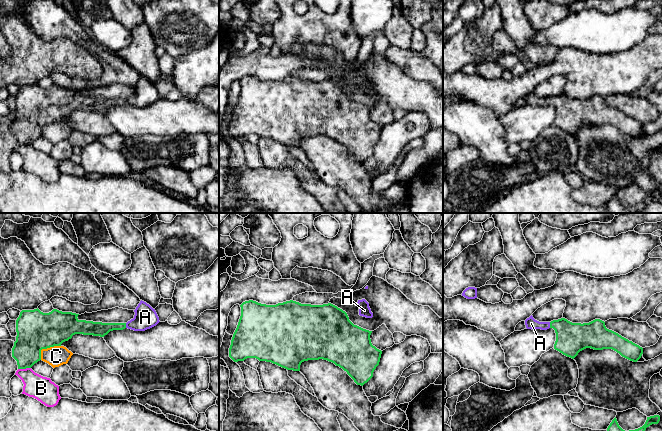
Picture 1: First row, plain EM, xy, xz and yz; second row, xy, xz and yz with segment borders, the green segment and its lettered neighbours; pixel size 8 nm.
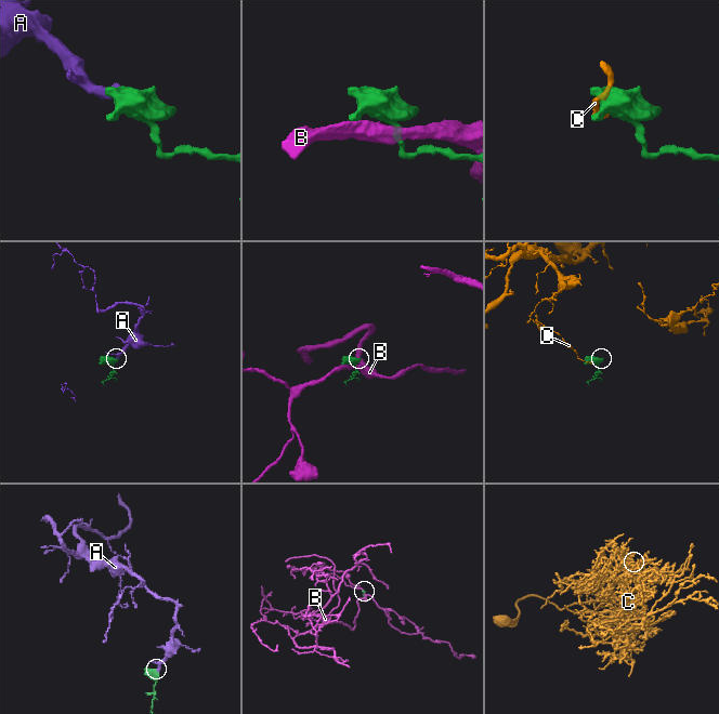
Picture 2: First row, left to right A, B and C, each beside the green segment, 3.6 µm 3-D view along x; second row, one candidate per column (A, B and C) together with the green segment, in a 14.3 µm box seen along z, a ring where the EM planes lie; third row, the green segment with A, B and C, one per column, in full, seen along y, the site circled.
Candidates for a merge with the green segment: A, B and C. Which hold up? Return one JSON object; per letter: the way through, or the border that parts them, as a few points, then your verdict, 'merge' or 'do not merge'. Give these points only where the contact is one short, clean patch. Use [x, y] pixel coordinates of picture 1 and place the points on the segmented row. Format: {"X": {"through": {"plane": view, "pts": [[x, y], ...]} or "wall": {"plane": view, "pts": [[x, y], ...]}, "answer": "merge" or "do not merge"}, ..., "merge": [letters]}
{"A": {"through": {"plane": "yz", "pts": [[571, 338], [558, 325], [550, 325], [531, 323]]}, "answer": "merge"}, "B": {"wall": {"plane": "xy", "pts": [[30, 367], [18, 369]]}, "answer": "do not merge"}, "C": {"wall": {"plane": "xy", "pts": [[60, 345], [43, 348], [40, 359]]}, "answer": "do not merge"}, "merge": ["A"]}

